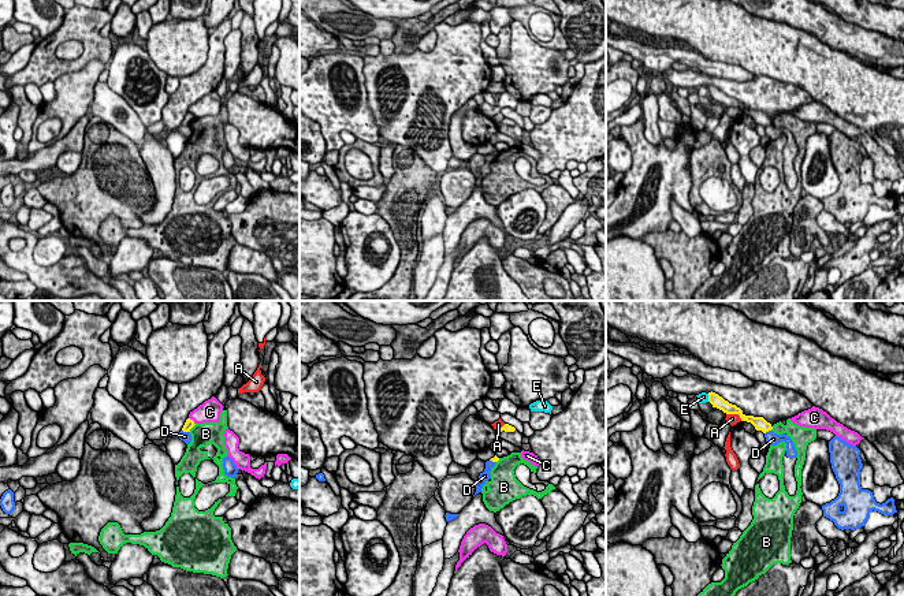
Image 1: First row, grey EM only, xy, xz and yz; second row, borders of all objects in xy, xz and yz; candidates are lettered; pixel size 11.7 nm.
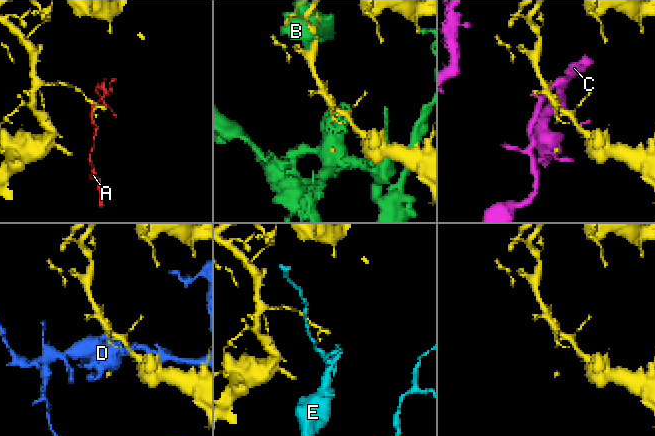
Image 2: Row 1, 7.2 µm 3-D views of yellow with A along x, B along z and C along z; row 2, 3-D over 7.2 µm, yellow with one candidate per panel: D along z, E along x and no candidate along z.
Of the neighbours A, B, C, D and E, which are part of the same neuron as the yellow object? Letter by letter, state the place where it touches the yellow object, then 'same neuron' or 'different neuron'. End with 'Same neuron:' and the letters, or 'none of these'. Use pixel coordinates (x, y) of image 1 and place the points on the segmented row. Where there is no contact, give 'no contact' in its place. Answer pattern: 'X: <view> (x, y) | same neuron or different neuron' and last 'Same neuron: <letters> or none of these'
A: yz (735, 413) | different neuron
B: xy (192, 427) | different neuron
C: xy (193, 421) | different neuron
D: xy (186, 431) | different neuron
E: yz (709, 398) | different neuron
Same neuron: none of these

